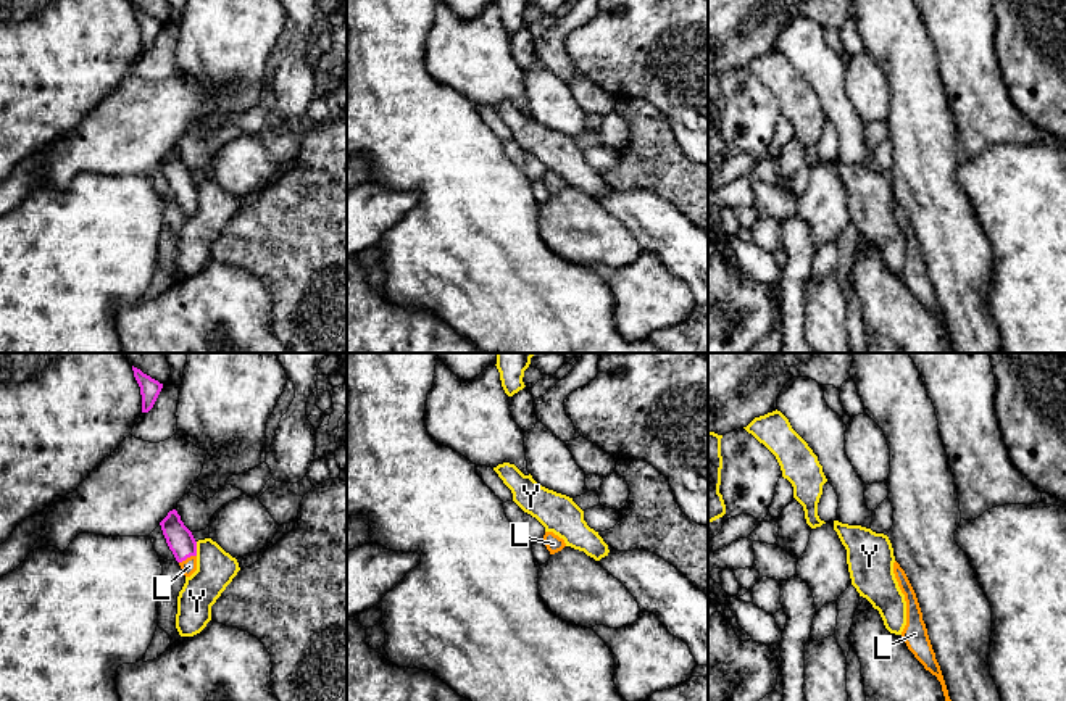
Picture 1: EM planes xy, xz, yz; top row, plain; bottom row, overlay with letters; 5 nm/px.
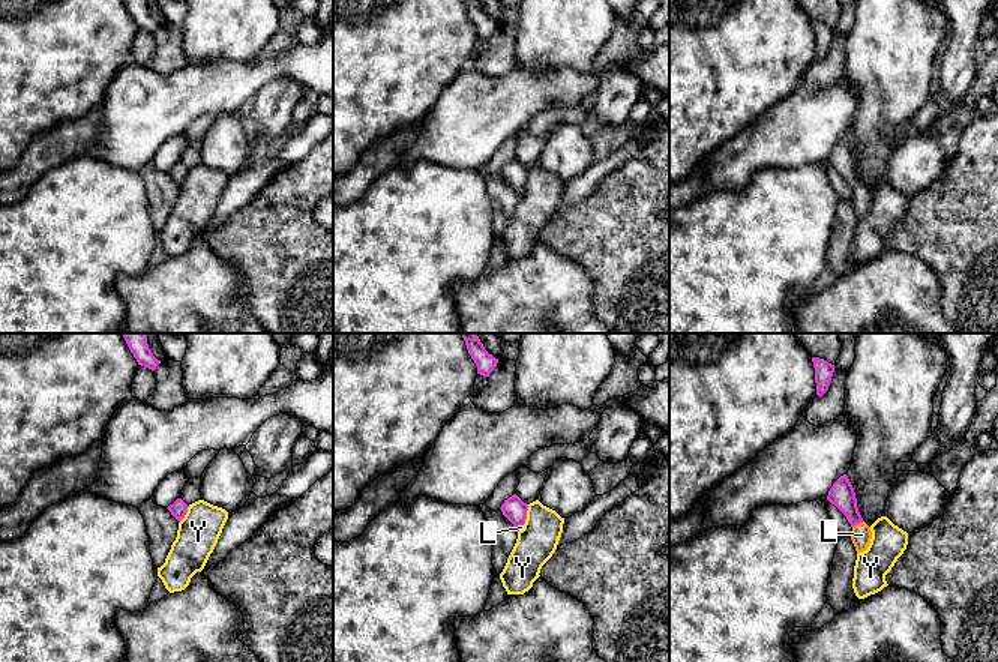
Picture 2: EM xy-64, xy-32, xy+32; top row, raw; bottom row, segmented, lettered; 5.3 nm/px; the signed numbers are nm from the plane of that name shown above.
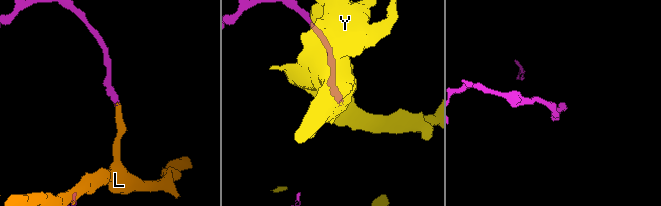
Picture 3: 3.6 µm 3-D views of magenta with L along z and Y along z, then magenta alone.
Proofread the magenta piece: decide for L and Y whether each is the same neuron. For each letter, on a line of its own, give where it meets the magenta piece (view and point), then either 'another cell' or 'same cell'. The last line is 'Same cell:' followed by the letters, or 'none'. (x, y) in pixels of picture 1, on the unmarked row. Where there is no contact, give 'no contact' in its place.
L: xy (187, 195) | same cell
Y: xy (195, 187) | another cell
Same cell: L

